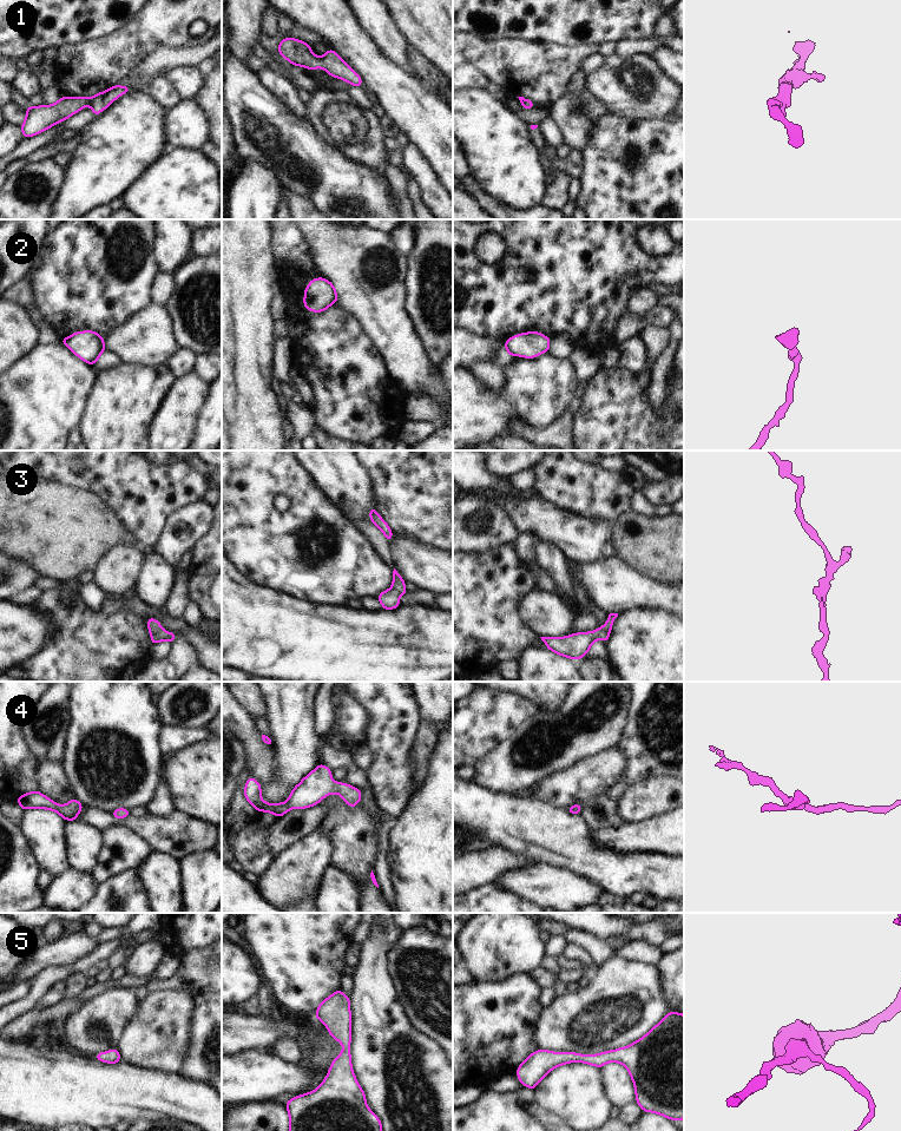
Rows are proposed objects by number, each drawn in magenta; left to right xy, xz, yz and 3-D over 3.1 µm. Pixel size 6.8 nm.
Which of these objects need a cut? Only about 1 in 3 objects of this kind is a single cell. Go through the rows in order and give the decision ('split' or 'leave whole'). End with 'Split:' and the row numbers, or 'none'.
1: leave whole
2: leave whole
3: leave whole
4: leave whole
5: leave whole
Split: none

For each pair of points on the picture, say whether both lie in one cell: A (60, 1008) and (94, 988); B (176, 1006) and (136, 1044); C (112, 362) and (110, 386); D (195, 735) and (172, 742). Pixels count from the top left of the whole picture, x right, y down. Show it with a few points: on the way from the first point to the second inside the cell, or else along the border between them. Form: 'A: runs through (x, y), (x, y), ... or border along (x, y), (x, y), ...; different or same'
A: border along (77, 997), (85, 1001); different
B: runs through (166, 1016), (145, 1037); same
C: border along (123, 363), (99, 373); different
D: runs through (189, 736), (178, 737); same

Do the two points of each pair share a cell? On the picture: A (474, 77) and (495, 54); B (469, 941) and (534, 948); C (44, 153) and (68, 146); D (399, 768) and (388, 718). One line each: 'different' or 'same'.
A: different
B: same
C: same
D: same

